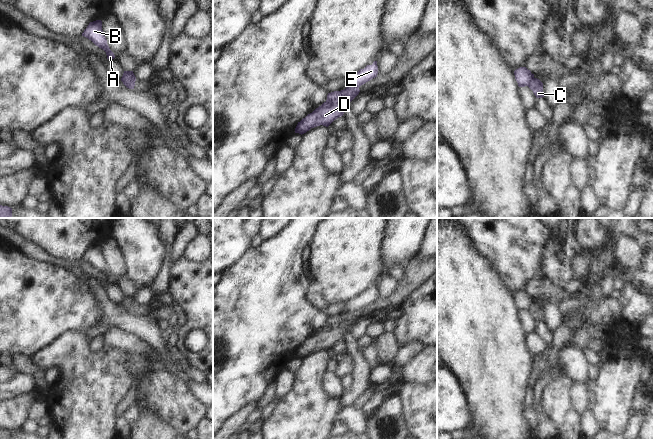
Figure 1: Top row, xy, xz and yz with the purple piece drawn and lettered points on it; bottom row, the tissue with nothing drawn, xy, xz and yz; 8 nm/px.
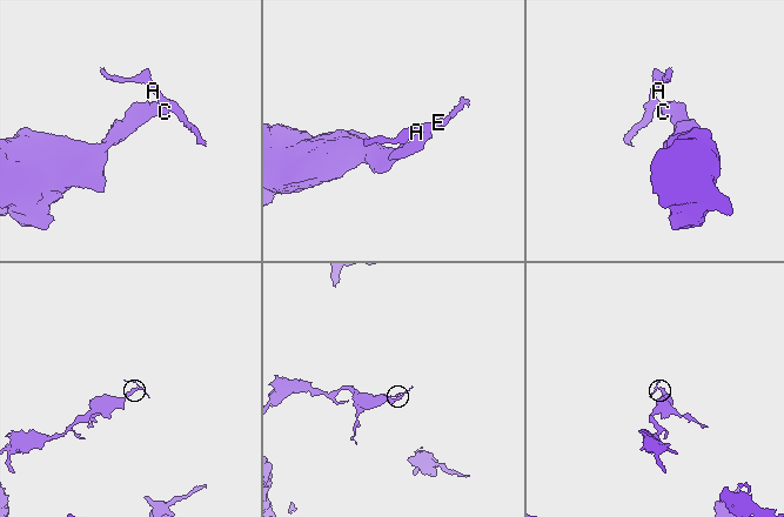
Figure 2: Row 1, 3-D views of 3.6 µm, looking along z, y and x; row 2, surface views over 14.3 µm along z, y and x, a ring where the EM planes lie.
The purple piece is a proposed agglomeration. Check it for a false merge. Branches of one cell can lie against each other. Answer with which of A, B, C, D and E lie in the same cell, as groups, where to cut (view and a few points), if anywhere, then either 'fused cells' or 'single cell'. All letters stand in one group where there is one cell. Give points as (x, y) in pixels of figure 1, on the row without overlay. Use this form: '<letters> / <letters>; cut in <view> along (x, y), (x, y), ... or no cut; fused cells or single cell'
A B E / C D; cut in xz along (358, 310), (346, 313); fused cells

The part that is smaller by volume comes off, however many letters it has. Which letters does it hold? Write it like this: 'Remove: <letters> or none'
Remove: A, B, E

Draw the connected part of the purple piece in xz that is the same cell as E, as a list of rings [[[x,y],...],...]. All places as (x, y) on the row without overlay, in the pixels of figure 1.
[[[377,285],[372,289],[367,289],[364,293],[360,293],[357,297],[345,302],[346,313],[360,311],[371,303],[377,301],[378,290]]]

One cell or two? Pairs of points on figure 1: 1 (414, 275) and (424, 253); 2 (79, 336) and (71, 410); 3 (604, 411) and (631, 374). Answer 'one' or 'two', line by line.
1: two
2: one
3: one

